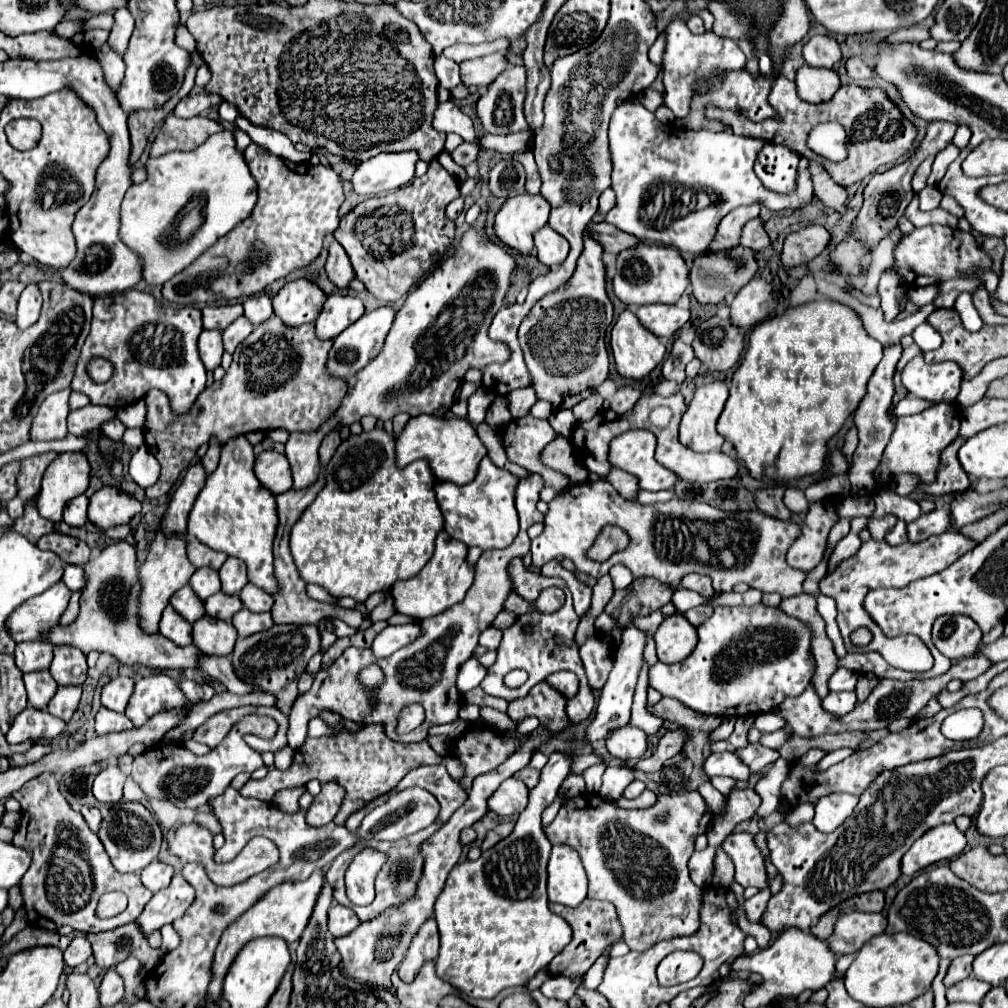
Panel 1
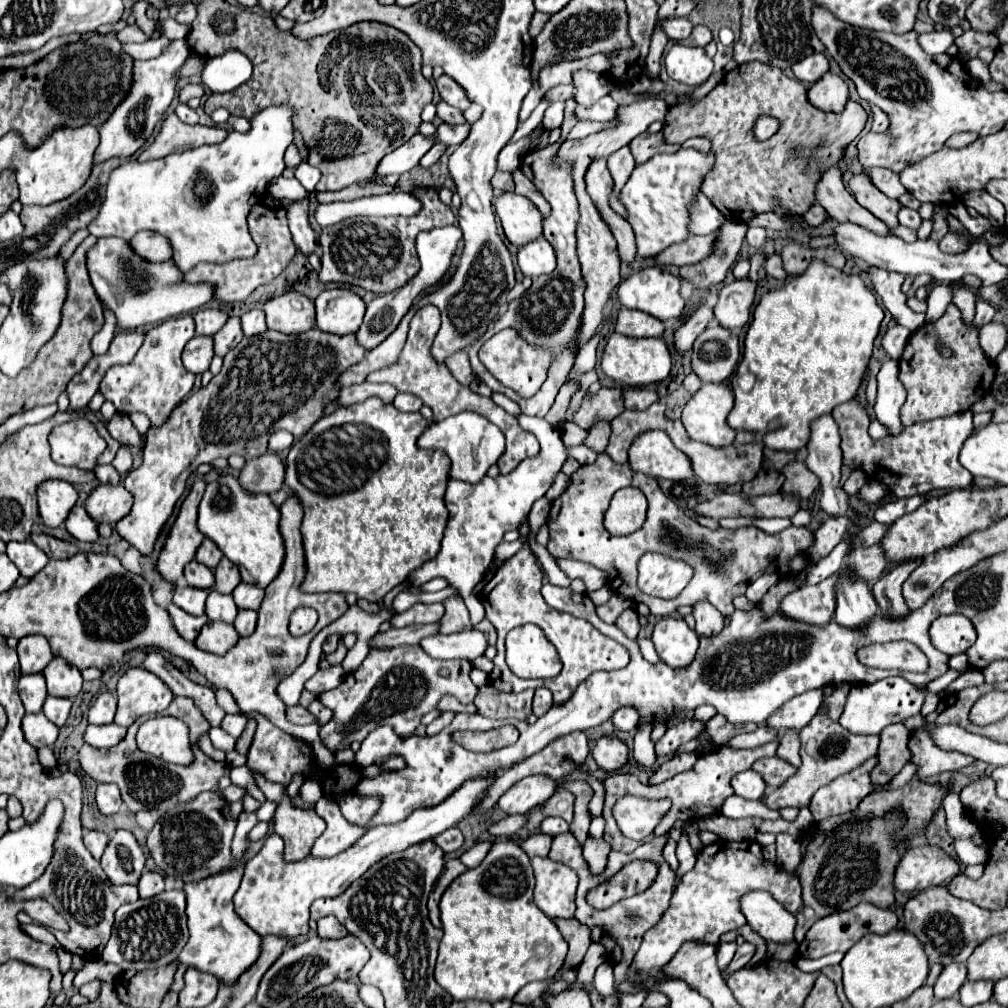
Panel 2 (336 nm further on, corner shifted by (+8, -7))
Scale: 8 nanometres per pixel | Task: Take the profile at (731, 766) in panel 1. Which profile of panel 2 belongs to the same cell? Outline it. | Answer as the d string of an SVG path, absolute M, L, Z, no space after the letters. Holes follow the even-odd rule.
M745 770L745 772L737 774L731 780L731 786L733 786L737 796L743 796L743 798L749 798L749 800L759 800L767 790L765 780L755 770Z

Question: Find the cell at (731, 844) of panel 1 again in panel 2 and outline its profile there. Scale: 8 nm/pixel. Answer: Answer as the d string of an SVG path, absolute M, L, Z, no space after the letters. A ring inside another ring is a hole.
M721 840L701 848L697 852L697 864L693 866L693 870L683 874L677 890L673 892L671 904L661 916L661 920L643 934L643 942L639 952L635 954L629 980L633 982L665 980L665 976L659 970L673 958L673 954L681 948L685 940L703 940L709 944L717 944L721 934L729 930L739 930L741 926L745 926L747 920L741 912L739 898L755 890L769 892L791 914L797 914L799 908L803 906L799 878L767 862L757 842L751 842L751 840L723 842Z

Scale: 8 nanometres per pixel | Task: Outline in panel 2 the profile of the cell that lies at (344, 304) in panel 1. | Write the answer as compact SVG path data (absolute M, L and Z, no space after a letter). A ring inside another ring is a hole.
M345 288L321 292L315 300L315 308L317 328L337 336L355 334L365 314L365 302L361 300L361 296Z

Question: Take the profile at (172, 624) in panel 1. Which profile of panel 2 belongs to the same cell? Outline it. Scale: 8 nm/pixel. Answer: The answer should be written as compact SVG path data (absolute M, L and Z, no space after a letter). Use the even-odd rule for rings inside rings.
M169 604L167 608L175 630L179 632L179 636L187 642L193 642L197 638L197 632L203 628L203 624L207 622L207 616L189 616L187 612L183 612L179 606Z

